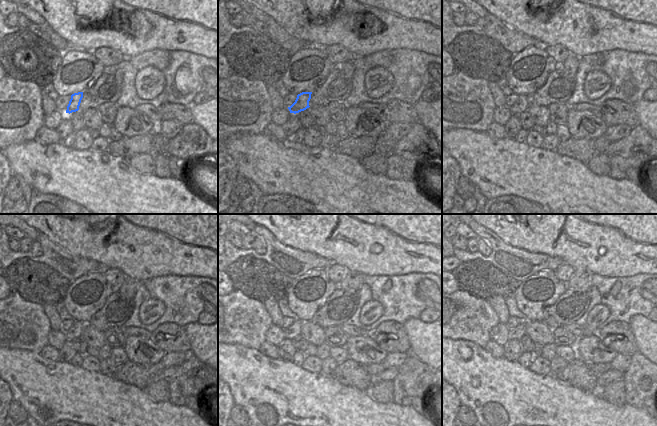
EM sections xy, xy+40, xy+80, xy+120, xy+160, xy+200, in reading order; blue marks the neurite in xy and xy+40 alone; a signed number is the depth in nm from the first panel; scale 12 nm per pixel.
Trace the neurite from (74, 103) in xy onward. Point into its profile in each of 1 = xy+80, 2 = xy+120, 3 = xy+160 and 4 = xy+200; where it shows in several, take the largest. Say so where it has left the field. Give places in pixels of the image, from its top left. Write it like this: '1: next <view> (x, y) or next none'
1: next xy+80 (522, 104)
2: next xy+120 (74, 331)
3: next xy+160 (294, 331)
4: next xy+200 (516, 333)

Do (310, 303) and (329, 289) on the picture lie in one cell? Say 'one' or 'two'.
one

